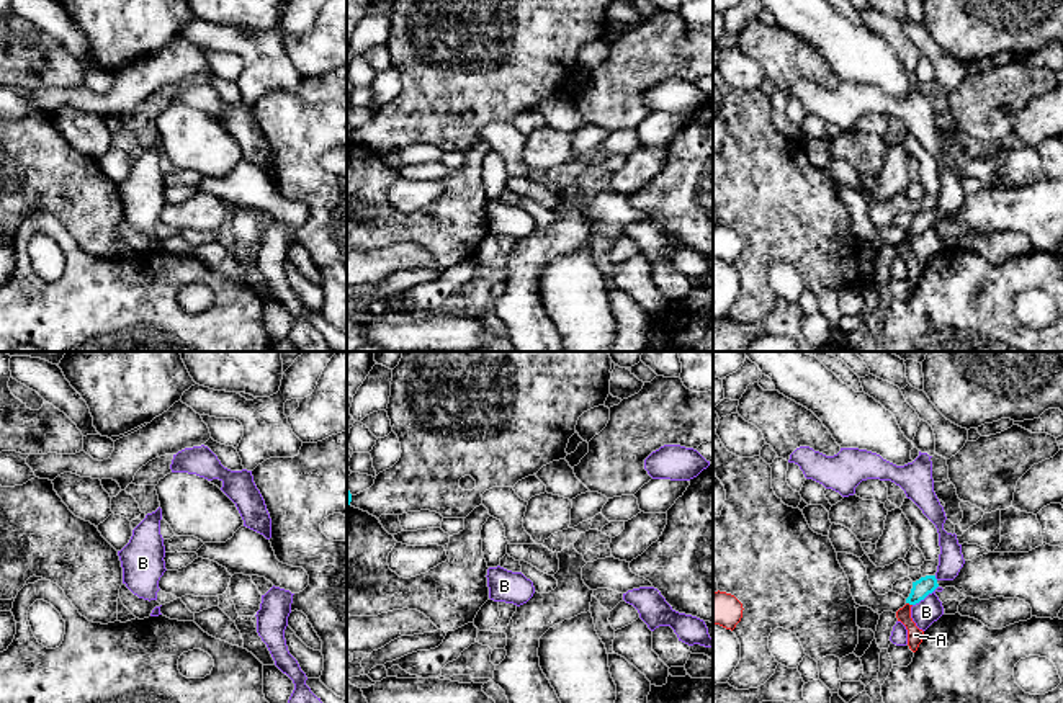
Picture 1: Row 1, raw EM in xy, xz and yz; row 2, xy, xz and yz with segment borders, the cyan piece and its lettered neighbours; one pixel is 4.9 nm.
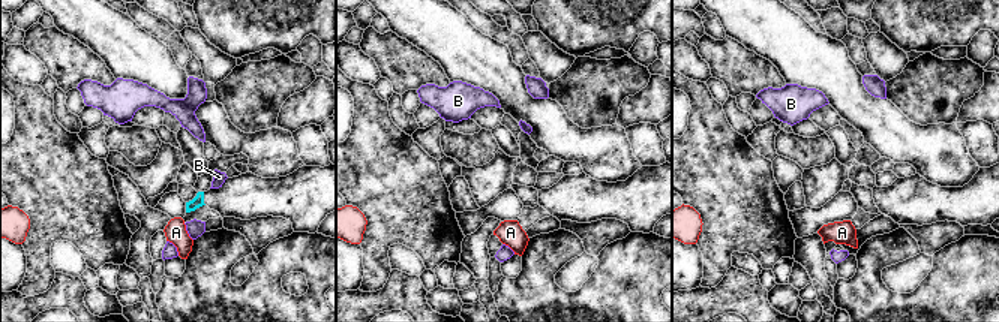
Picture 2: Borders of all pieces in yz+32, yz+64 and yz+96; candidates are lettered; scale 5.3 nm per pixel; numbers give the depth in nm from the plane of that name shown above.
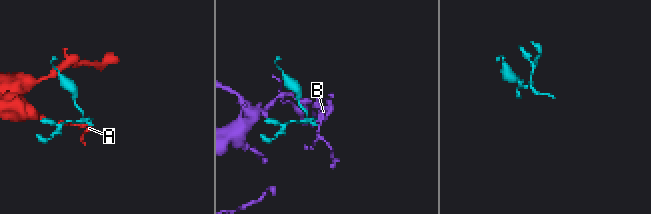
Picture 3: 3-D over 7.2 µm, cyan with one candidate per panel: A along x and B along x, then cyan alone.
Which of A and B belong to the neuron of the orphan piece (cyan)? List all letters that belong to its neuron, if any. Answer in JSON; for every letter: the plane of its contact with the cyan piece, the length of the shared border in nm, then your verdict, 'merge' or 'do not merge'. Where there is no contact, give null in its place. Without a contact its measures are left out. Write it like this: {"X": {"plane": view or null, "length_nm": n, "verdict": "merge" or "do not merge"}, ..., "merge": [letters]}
{"A": {"plane": "yz", "length_nm": 40, "verdict": "do not merge"}, "B": {"plane": "yz", "length_nm": 160, "verdict": "do not merge"}, "merge": []}

